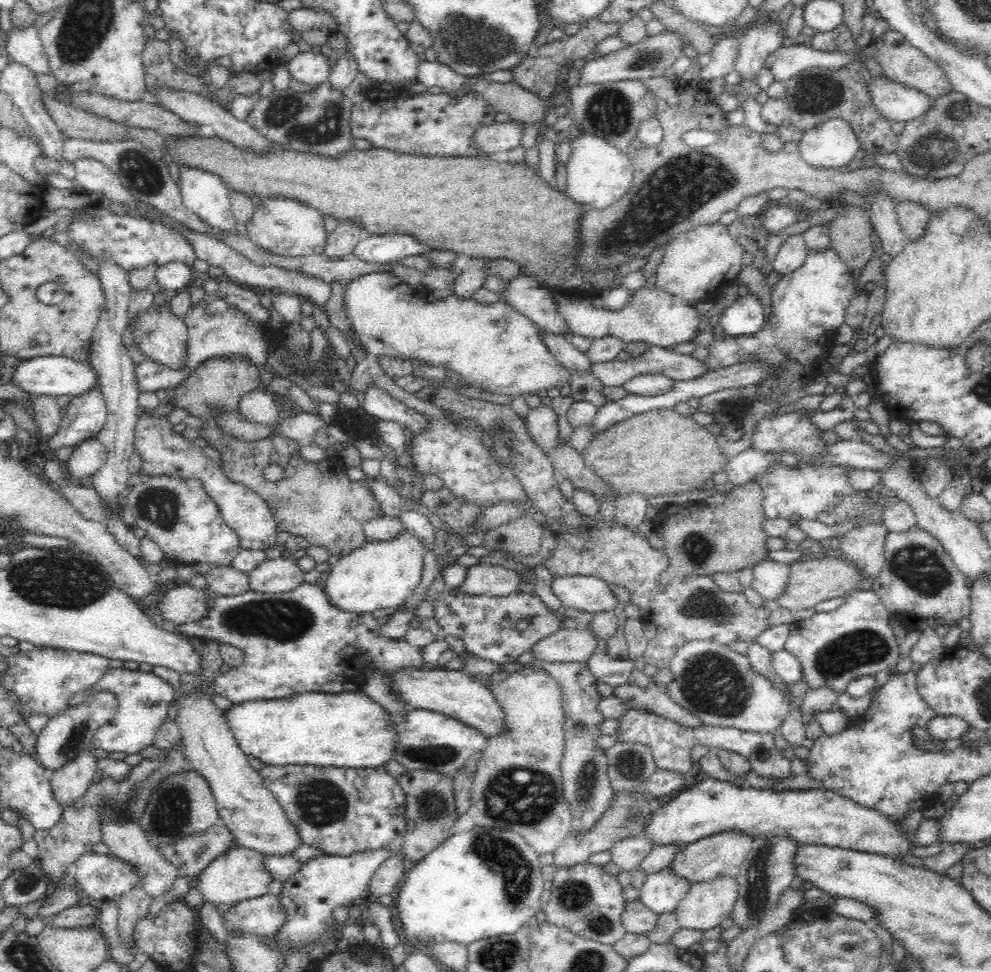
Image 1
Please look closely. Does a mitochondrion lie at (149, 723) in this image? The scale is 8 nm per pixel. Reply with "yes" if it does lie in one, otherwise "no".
no

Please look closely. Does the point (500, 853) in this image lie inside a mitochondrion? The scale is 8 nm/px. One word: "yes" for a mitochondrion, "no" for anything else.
yes

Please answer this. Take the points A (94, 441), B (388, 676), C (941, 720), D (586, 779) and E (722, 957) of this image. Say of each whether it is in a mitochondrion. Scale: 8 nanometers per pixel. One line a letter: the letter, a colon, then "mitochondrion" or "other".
A: other
B: other
C: other
D: mitochondrion
E: other

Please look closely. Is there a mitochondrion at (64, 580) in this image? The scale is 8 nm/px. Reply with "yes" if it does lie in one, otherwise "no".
yes

